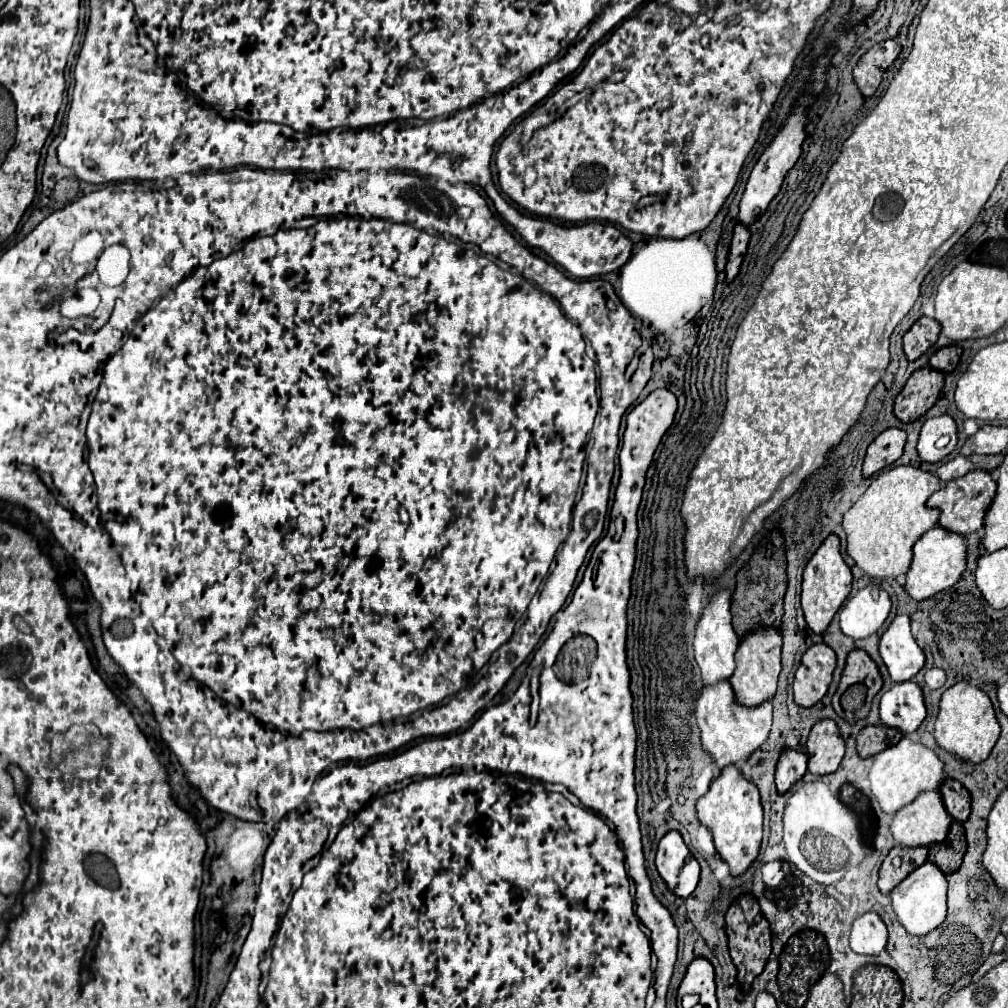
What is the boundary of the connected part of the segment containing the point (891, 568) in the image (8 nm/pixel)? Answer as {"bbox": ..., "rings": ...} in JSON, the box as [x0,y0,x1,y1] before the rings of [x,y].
{"bbox":[842,467,940,577],"rings":[[[894,467],[880,471],[866,493],[844,513],[842,529],[846,531],[846,553],[870,577],[896,577],[908,571],[912,561],[912,545],[928,529],[936,527],[940,511],[928,509],[926,501],[940,489],[934,473],[918,467]]]}

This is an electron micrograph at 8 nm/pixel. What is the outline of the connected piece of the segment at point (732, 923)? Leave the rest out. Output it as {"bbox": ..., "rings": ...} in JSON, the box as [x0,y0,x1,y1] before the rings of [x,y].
{"bbox":[726,895,772,993],"rings":[[[742,895],[740,899],[734,901],[734,905],[728,909],[726,913],[726,935],[728,935],[728,949],[730,949],[730,957],[738,969],[738,983],[742,993],[750,991],[752,981],[764,971],[764,965],[770,957],[772,951],[772,931],[770,931],[770,923],[766,921],[766,917],[760,913],[758,901],[750,895]]]}

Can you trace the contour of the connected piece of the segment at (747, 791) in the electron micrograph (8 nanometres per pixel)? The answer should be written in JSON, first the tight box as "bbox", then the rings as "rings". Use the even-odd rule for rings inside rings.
{"bbox":[696,769,762,875],"rings":[[[722,769],[720,777],[710,785],[708,793],[696,803],[698,819],[712,831],[716,853],[728,863],[730,875],[742,875],[758,857],[762,843],[762,805],[758,789],[744,779],[738,769]]]}

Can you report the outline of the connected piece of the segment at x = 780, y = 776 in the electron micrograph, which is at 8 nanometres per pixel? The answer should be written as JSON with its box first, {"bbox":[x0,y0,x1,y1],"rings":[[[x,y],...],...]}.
{"bbox":[776,749,806,793],"rings":[[[784,749],[776,765],[776,787],[778,793],[786,793],[806,773],[806,755],[794,749]]]}

